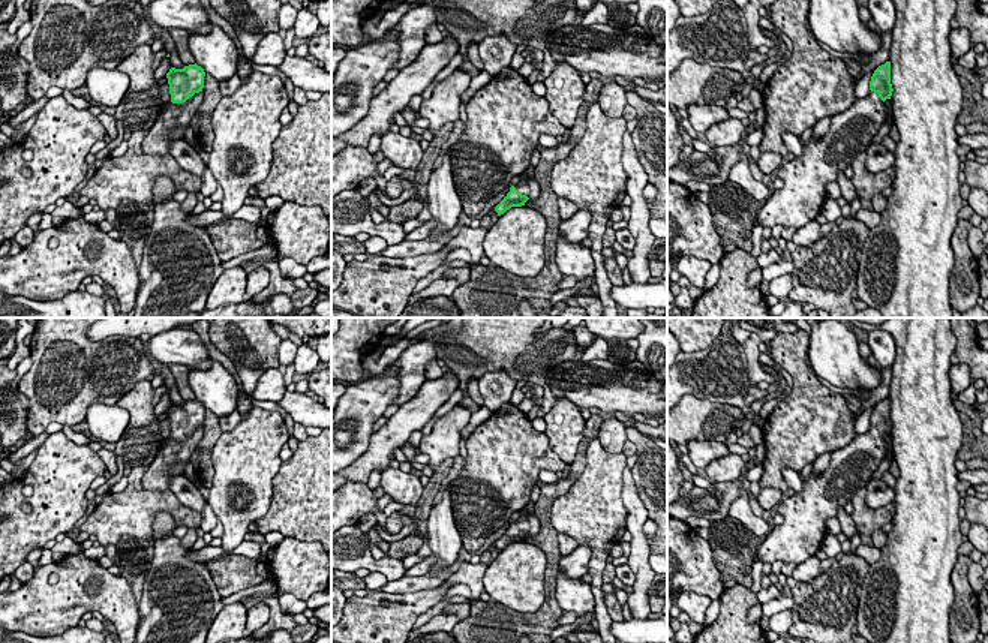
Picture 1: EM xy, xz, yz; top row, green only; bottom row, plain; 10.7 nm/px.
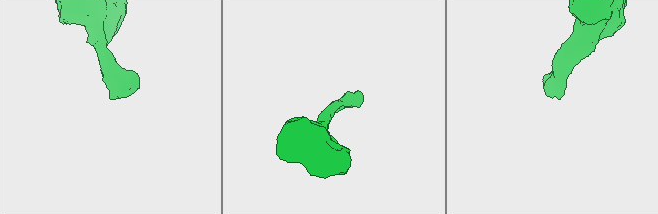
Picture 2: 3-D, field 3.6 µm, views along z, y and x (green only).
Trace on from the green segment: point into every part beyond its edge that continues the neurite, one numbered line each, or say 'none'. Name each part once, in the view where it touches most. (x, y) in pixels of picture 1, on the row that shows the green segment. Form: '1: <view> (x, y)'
1: xy (174, 119)

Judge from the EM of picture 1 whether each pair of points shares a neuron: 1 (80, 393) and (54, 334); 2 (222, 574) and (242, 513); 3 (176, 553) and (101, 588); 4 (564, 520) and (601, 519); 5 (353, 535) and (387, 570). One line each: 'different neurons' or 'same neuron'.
1: same neuron
2: different neurons
3: different neurons
4: same neuron
5: same neuron

